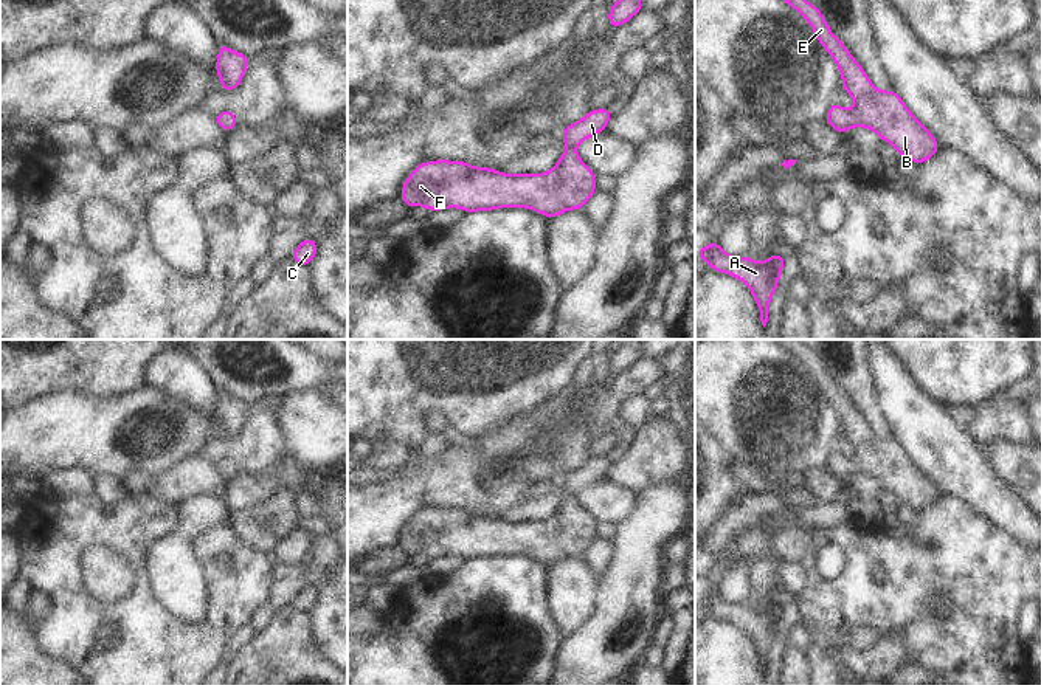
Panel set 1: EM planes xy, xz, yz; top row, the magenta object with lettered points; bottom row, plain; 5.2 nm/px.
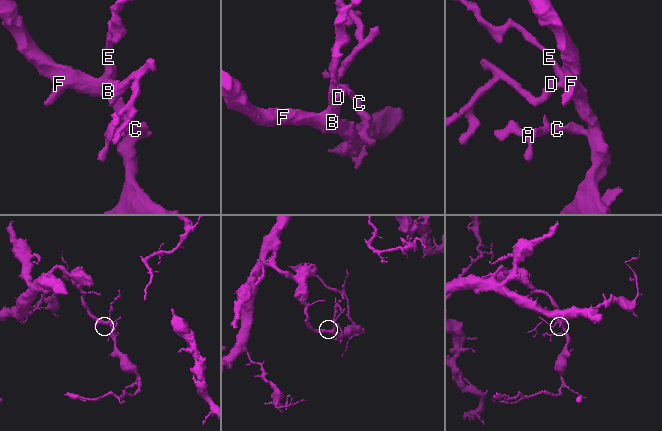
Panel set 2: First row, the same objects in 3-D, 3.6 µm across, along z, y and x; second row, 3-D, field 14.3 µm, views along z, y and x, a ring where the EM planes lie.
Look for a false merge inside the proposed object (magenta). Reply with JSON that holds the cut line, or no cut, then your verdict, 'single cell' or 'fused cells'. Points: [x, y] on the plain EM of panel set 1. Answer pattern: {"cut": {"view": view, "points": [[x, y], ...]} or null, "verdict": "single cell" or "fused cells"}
{"cut": null, "verdict": "single cell"}

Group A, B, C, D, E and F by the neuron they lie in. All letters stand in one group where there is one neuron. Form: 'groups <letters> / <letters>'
groups A B C D E F

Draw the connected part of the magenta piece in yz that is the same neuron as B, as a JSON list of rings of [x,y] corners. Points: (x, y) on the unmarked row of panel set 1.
[[[773,339],[780,344],[785,350],[793,353],[813,375],[816,386],[832,403],[842,422],[842,437],[850,440],[853,445],[853,456],[844,457],[836,448],[830,453],[825,468],[830,474],[839,480],[849,476],[867,474],[878,480],[883,488],[891,490],[900,501],[901,505],[909,505],[914,511],[922,511],[940,496],[936,485],[929,477],[909,459],[904,449],[900,446],[895,437],[880,439],[873,434],[863,414],[852,404],[844,391],[832,381],[830,373],[825,370],[821,358],[810,349],[802,346],[797,339]]]

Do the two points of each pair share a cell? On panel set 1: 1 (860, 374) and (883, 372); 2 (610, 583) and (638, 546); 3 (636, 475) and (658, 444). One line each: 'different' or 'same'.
1: different
2: same
3: same

